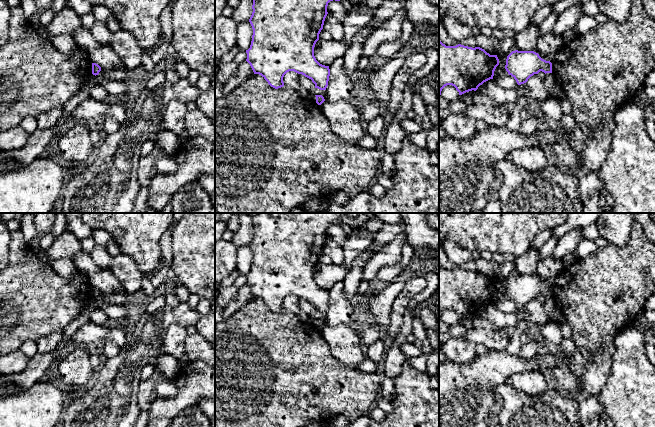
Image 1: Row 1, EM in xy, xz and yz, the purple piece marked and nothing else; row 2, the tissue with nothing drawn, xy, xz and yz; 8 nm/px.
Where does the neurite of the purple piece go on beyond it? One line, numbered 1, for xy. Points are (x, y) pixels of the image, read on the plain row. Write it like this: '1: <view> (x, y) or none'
1: none

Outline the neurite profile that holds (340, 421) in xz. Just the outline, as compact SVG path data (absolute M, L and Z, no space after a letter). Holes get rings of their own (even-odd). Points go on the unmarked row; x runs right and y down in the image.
M339 415L335 418L333 418L329 422L329 426L331 427L348 427L350 425L351 421L342 415Z

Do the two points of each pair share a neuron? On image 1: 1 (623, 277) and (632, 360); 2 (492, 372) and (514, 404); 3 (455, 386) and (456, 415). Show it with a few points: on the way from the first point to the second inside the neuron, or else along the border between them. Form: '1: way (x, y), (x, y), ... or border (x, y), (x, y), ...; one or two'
1: border (628, 325), (615, 337), (614, 345); two
2: border (505, 382), (497, 388), (497, 393); two
3: way (455, 393), (455, 408); one

